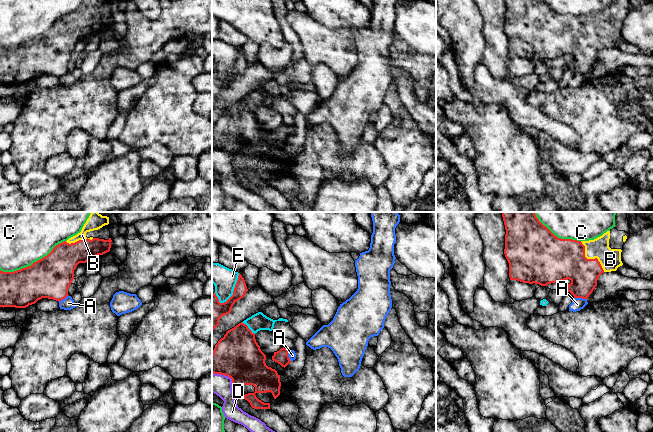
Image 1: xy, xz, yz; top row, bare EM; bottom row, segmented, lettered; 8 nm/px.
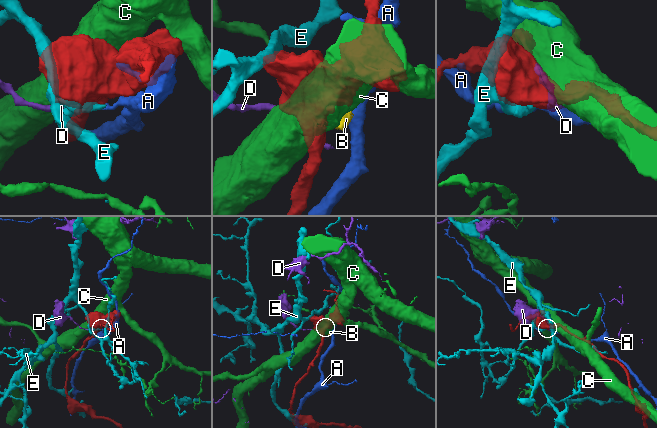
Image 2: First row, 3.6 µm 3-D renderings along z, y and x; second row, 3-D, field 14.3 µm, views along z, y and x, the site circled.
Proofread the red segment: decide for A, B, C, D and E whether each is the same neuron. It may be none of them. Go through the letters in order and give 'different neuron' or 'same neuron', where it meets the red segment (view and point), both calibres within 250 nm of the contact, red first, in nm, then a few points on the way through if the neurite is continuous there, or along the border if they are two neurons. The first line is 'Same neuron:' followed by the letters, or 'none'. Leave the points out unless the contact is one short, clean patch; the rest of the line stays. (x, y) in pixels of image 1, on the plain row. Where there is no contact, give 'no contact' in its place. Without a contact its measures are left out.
Same neuron: B
A: different neuron; meets red in yz at (580, 73); 240 nm thick on the red side, 100 nm on the other; border along yz (574, 73), (582, 73), (586, 76)
B: same neuron; meets red in yz at (590, 35); 340 nm thick on the red side, 180 nm on the other
C: different neuron; meets red in xy at (33, 39); 340 nm thick on the red side, 340 nm on the other
D: different neuron; meets red in xz at (234, 173); 280 nm thick on the red side, 170 nm on the other
E: different neuron; meets red in xz at (234, 66); 180 nm thick on the red side, 190 nm on the other

